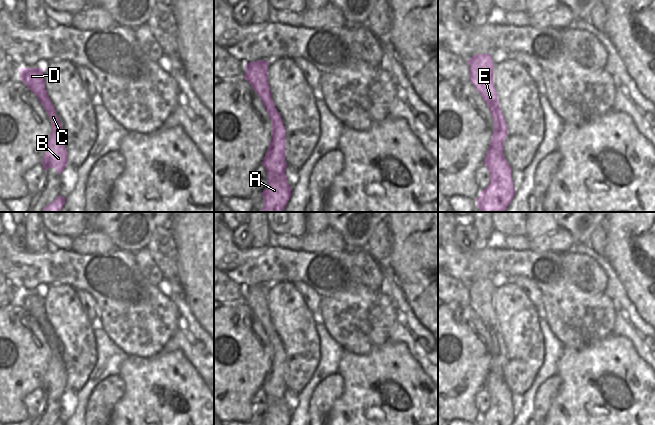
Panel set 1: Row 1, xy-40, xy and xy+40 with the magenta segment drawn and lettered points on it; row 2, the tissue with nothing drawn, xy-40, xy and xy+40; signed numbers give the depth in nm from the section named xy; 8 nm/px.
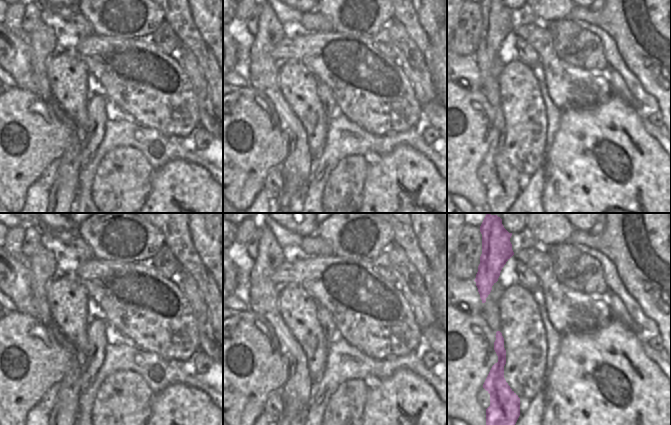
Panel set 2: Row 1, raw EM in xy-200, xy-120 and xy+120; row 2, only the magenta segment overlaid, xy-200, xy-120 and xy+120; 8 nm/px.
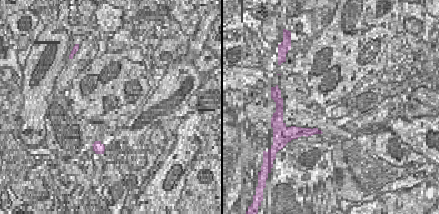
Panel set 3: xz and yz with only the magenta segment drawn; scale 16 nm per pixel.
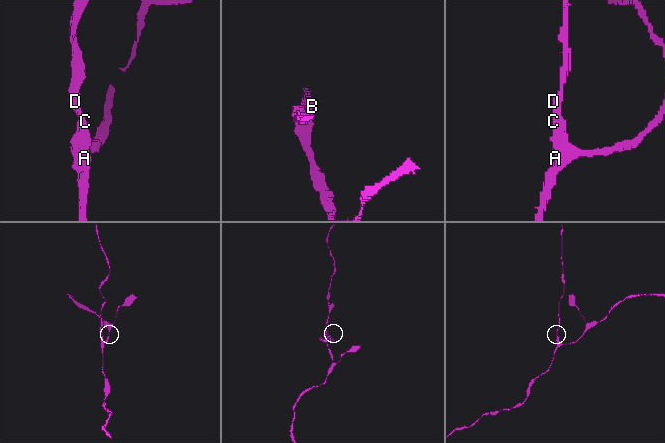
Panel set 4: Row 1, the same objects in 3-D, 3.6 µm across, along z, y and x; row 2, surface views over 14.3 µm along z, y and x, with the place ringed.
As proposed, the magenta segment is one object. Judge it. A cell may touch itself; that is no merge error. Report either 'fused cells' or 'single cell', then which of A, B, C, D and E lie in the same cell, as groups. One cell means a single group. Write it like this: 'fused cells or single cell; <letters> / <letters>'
fused cells; A / B C D E

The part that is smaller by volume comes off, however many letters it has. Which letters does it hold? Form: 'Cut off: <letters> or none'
Cut off: B, C, D, E

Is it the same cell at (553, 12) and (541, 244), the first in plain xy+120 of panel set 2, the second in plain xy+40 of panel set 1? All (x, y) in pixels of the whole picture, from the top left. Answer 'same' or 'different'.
different

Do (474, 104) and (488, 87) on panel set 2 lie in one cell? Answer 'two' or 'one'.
two

